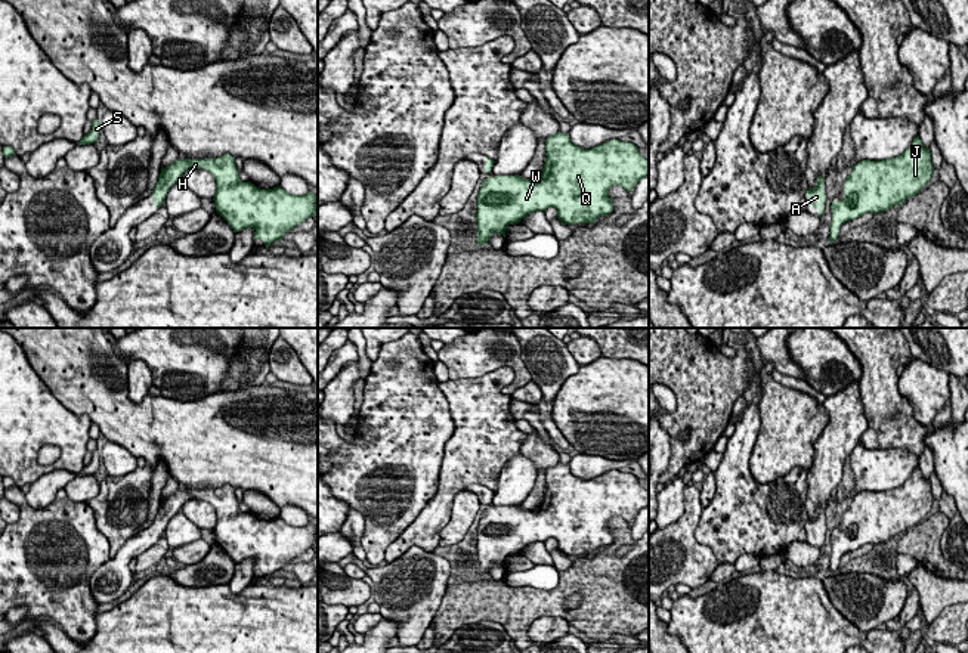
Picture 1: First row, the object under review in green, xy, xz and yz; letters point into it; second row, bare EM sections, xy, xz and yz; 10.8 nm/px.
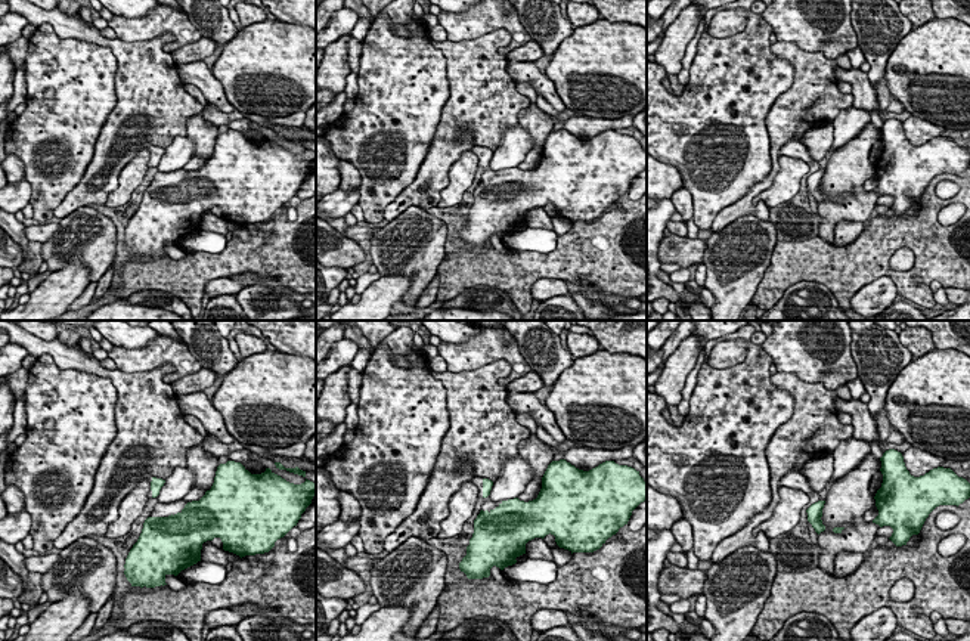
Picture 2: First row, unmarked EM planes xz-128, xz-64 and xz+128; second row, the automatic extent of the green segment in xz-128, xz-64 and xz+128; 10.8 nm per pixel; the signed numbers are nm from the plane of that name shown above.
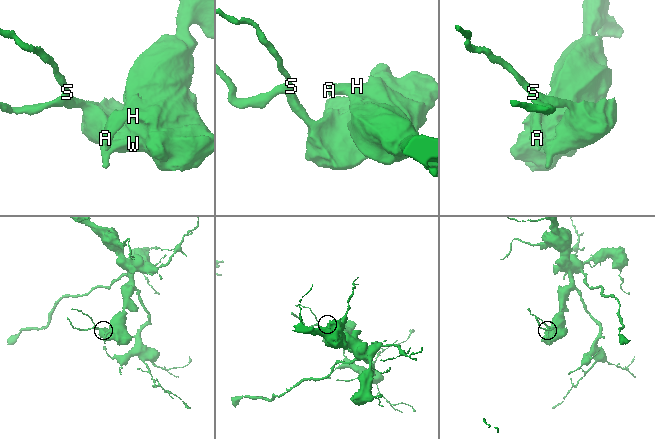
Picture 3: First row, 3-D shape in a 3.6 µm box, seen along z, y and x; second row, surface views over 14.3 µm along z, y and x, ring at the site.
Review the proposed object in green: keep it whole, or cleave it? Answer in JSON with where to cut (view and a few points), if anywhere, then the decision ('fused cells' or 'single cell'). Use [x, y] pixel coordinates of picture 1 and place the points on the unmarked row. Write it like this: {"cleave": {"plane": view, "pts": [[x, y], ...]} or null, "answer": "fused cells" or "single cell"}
{"cleave": null, "answer": "single cell"}

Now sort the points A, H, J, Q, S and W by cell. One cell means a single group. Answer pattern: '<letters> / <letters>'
A H J Q S W

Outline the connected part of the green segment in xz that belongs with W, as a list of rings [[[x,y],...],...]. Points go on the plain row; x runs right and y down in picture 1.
[[[569,464],[550,467],[545,471],[547,489],[542,504],[538,510],[525,510],[514,507],[494,507],[483,511],[477,526],[477,575],[485,576],[494,564],[505,569],[508,555],[534,544],[545,542],[550,538],[557,541],[557,550],[565,555],[597,554],[600,547],[613,542],[612,530],[607,523],[612,517],[619,516],[627,523],[649,505],[649,490],[638,479],[630,473],[610,470],[591,480],[584,480],[572,474]]]

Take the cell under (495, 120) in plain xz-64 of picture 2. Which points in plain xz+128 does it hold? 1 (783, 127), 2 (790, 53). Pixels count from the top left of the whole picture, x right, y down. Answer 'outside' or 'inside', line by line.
1: inside
2: inside

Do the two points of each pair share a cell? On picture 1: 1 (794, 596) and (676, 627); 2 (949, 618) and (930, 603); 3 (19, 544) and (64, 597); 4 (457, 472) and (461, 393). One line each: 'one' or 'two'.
1: one
2: two
3: one
4: one

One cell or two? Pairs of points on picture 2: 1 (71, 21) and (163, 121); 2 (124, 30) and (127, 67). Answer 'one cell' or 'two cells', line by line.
1: one cell
2: two cells

